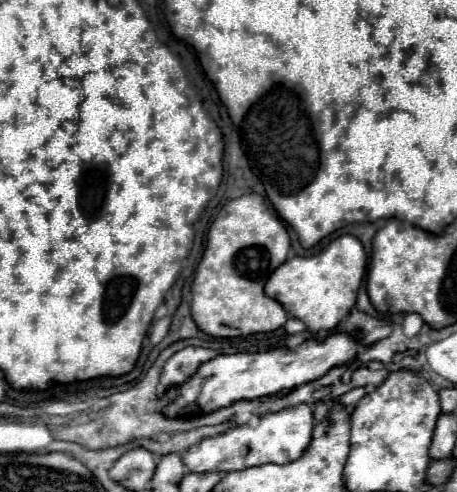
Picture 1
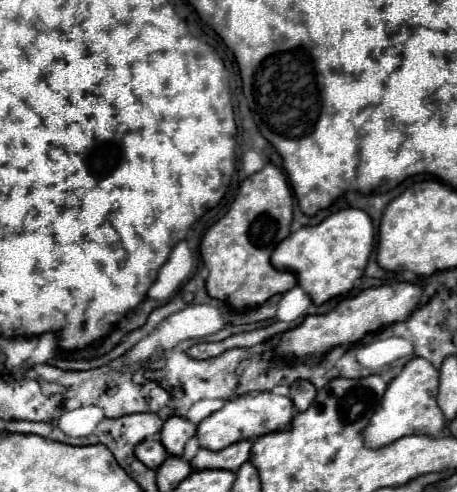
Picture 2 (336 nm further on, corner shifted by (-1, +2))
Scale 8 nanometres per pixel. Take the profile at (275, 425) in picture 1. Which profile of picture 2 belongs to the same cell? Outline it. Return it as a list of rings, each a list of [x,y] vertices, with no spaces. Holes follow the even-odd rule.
[[[260,392],[256,396],[246,394],[246,396],[238,396],[230,402],[226,402],[226,406],[222,410],[218,410],[212,416],[208,416],[206,420],[202,420],[198,424],[196,438],[202,448],[216,452],[216,450],[224,450],[226,446],[230,446],[234,442],[240,442],[242,438],[254,440],[254,438],[260,438],[270,432],[290,430],[292,418],[294,418],[294,404],[288,396],[276,396],[272,392]]]

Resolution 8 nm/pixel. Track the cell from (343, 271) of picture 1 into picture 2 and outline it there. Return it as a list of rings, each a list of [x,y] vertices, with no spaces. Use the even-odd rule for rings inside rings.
[[[344,208],[330,214],[318,226],[304,226],[302,230],[282,240],[282,244],[278,244],[278,248],[272,252],[272,266],[282,272],[292,272],[298,278],[298,286],[312,298],[316,306],[320,306],[336,296],[346,296],[352,290],[354,282],[364,274],[372,248],[374,248],[374,226],[370,216],[358,208]]]

